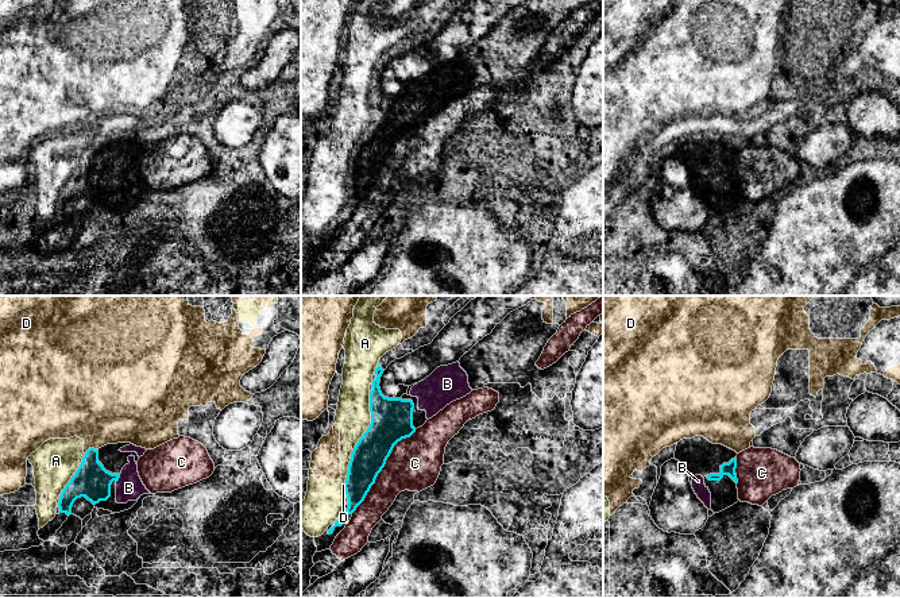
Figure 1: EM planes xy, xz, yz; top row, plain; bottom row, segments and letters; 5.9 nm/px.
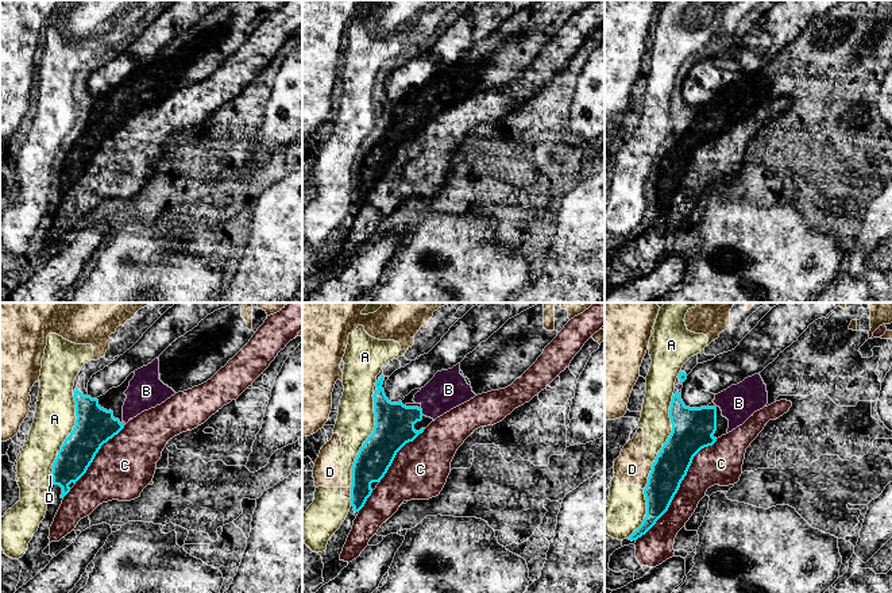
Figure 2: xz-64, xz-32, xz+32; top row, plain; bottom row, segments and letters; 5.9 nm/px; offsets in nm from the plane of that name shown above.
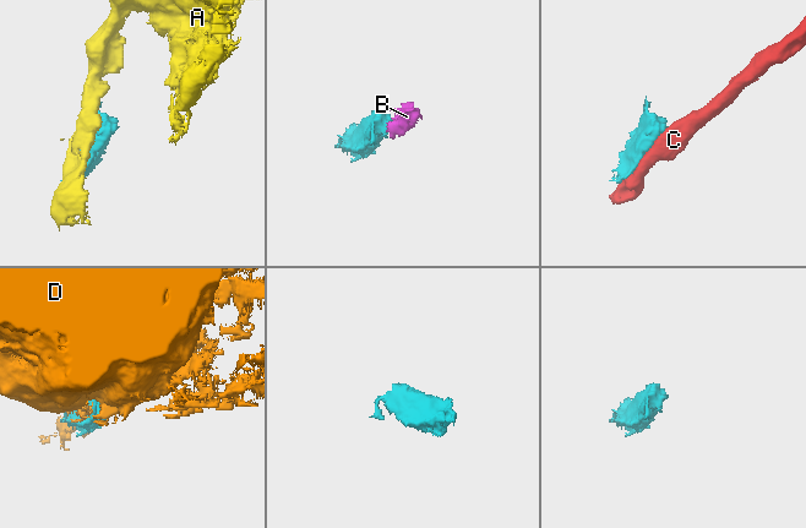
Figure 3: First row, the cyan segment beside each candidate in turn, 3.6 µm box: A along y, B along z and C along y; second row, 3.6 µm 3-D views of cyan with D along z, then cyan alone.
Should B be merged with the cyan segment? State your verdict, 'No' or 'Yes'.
Yes

